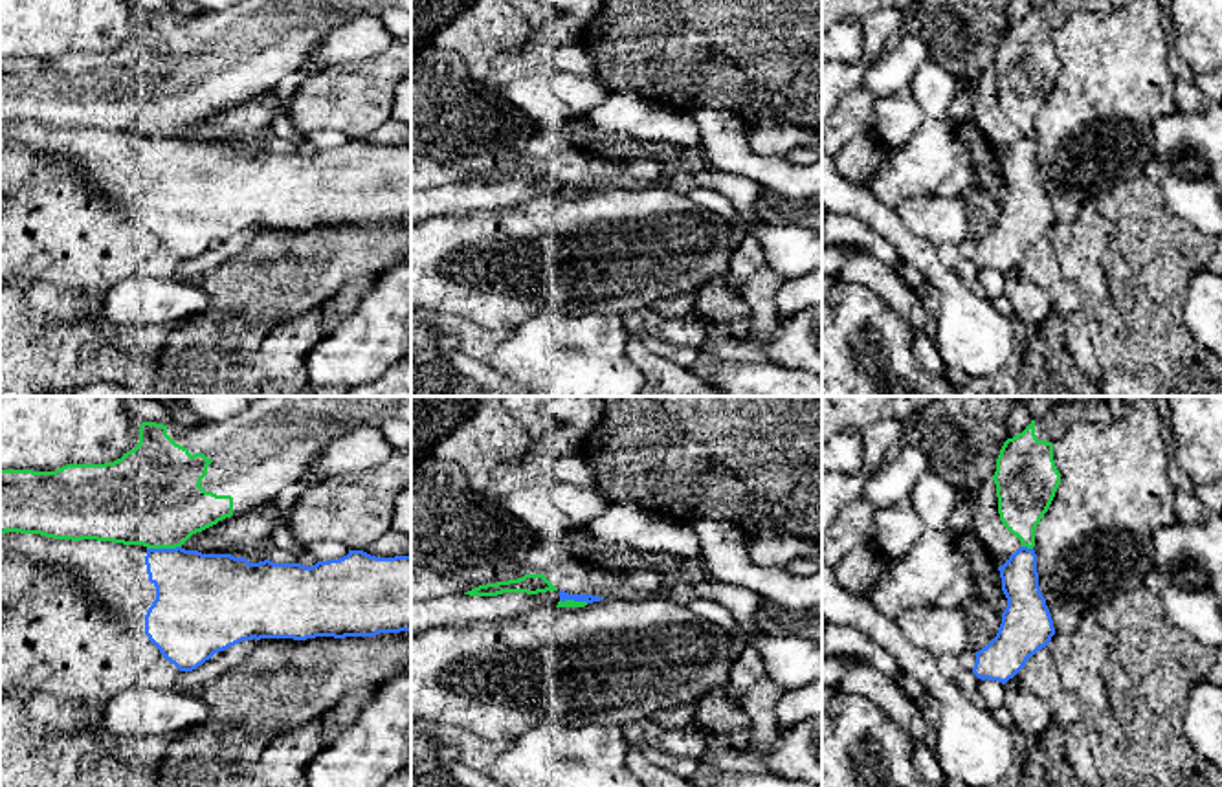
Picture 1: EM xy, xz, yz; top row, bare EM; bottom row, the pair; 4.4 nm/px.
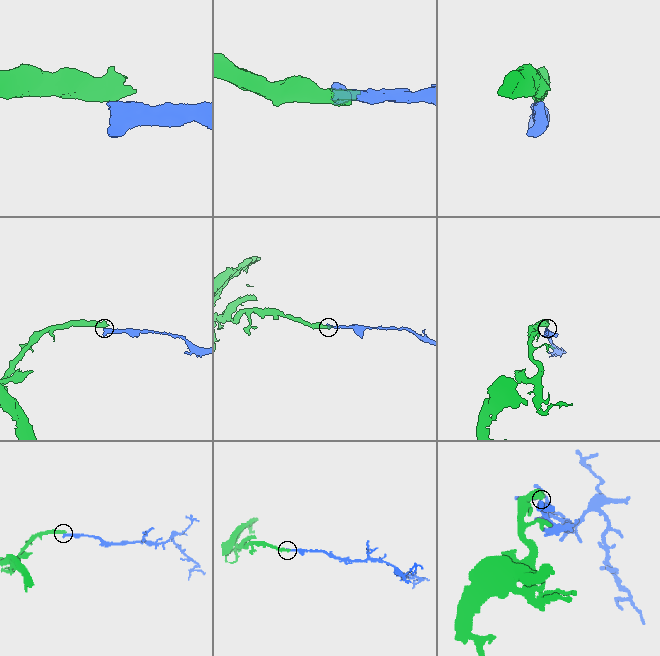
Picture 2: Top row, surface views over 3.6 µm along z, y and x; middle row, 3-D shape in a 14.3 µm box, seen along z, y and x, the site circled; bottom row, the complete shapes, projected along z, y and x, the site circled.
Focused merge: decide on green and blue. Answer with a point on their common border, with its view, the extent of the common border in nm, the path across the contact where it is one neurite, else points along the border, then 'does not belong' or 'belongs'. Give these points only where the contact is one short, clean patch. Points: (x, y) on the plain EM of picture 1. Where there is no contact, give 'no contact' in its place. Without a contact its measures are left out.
contact xy (164, 136); length 150 nm; does not belong

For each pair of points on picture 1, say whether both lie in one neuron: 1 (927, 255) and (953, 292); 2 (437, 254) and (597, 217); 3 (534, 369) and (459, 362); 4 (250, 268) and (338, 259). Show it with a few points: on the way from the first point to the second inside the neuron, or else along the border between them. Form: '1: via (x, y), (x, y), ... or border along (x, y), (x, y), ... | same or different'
1: via (929, 265), (945, 283) | same
2: via (477, 244), (488, 244), (507, 233), (556, 232) | same
3: border along (485, 364), (501, 376) | different
4: via (272, 266), (309, 266), (316, 261) | same

